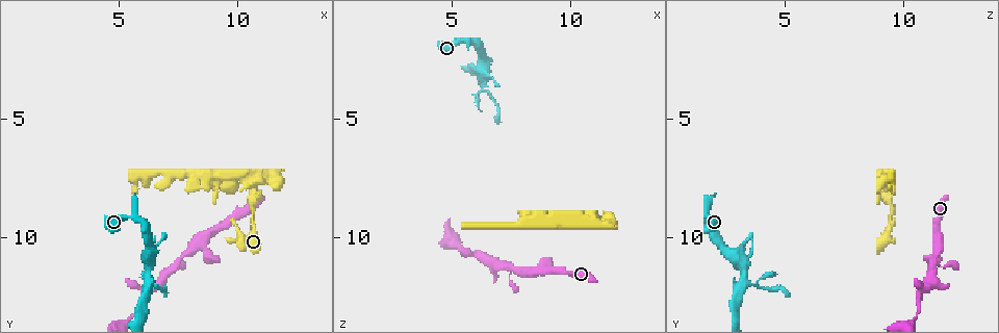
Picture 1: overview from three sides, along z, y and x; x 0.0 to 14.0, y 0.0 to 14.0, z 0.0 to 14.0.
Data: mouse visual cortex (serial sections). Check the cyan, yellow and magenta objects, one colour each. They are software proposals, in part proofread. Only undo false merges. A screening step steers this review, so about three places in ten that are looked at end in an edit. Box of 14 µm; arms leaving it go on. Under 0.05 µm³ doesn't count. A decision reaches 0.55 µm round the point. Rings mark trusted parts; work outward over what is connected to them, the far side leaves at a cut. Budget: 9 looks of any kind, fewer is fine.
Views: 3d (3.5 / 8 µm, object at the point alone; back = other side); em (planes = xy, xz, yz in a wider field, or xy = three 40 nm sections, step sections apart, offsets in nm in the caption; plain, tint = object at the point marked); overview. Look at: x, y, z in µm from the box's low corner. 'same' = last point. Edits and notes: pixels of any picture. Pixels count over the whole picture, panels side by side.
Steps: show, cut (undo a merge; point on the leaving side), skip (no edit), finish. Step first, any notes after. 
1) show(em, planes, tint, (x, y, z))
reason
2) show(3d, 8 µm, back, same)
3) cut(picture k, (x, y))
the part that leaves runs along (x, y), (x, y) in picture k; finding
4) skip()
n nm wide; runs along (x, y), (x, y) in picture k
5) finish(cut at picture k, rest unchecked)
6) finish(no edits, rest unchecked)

show(3d, 3.5 µm, (8.8, 11.0, 11.4))
abrupt turn

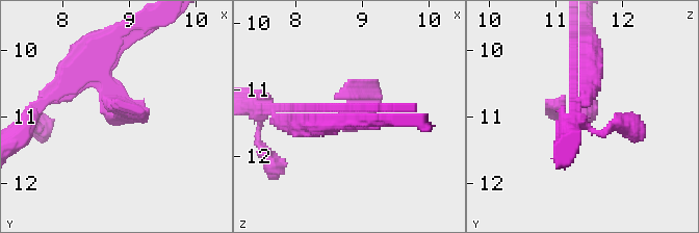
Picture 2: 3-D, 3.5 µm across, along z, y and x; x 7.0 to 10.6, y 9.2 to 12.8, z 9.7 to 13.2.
show(em, planes, plain, (8.75, 11.00, 11.50))
now the EM

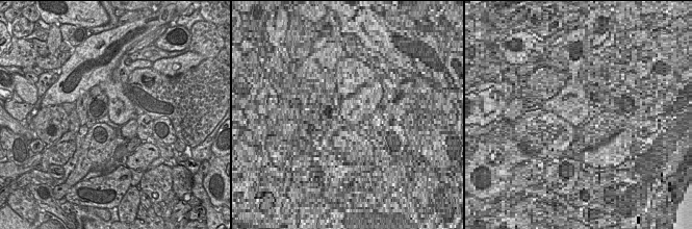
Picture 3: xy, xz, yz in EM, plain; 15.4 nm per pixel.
show(em, planes, tint, same)
with the object marked

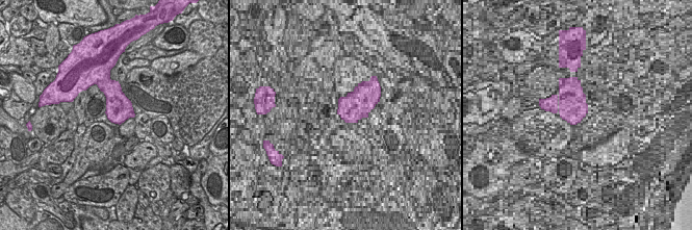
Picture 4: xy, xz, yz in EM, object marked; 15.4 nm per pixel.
skip()
runs along (95, 53), (78, 82) in picture 2; continuous, no second cell

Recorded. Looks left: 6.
show(3d, 3.5 µm, (10.7, 7.6, 9.4))
arms part here

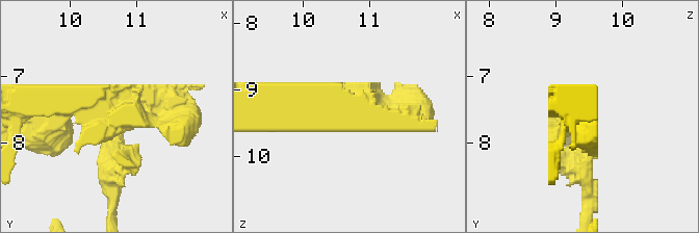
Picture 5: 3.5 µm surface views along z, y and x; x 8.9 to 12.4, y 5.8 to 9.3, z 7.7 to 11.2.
show(em, xy, step 3, tint, (10.65, 7.55, 9.35))

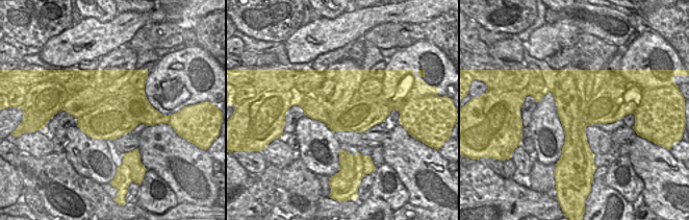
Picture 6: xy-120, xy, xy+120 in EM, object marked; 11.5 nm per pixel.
cut(picture 5, (99, 126))
700 nm wide; the part that leaves runs along (111, 117), (99, 101), (28, 101) in picture 5; two cells meet here

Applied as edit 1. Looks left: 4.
show(overview)
redraw

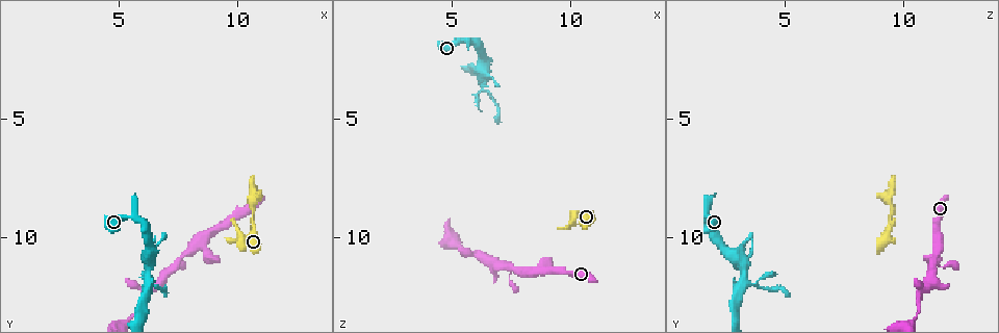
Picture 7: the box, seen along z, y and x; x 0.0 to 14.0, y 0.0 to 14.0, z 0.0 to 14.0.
show(3d, 8 µm, (6.1, 9.3, 1.8))
three arms meet

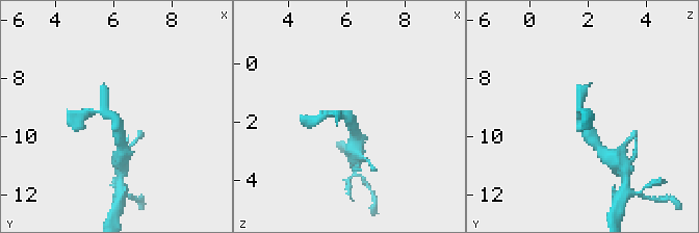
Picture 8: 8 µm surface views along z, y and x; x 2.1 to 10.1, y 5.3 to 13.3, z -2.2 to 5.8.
show(3d, 3.5 µm, (6.0, 9.4, 1.8))

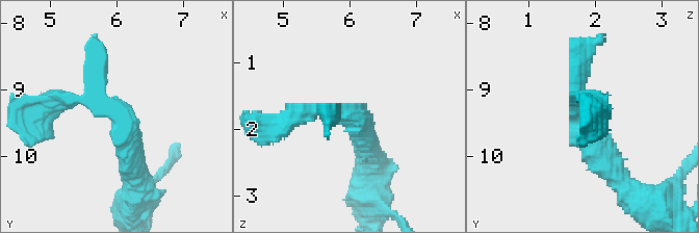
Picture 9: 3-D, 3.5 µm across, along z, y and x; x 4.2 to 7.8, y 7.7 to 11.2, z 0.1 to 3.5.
skip()
all the same cell

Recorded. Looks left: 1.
finish(cut at picture 5, rest unchecked)

